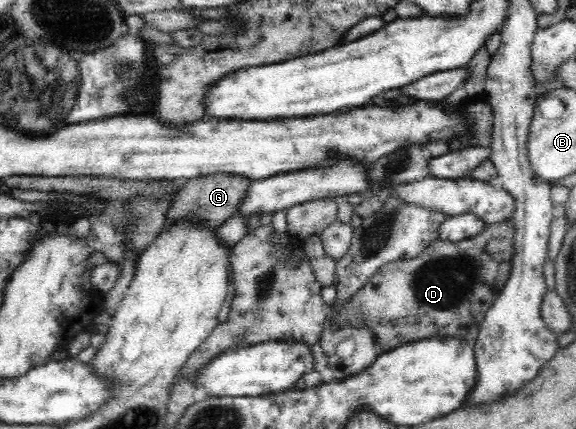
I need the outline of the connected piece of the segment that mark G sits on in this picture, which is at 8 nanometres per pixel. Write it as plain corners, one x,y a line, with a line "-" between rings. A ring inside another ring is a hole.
215,172
215,174
203,174
182,181
183,186
177,191
177,196
171,203
167,211
164,228
169,228
177,218
183,216
194,216
198,222
204,226
221,226
226,220
229,220
236,214
245,195
249,192
251,178
237,176
236,174
226,174
226,172

